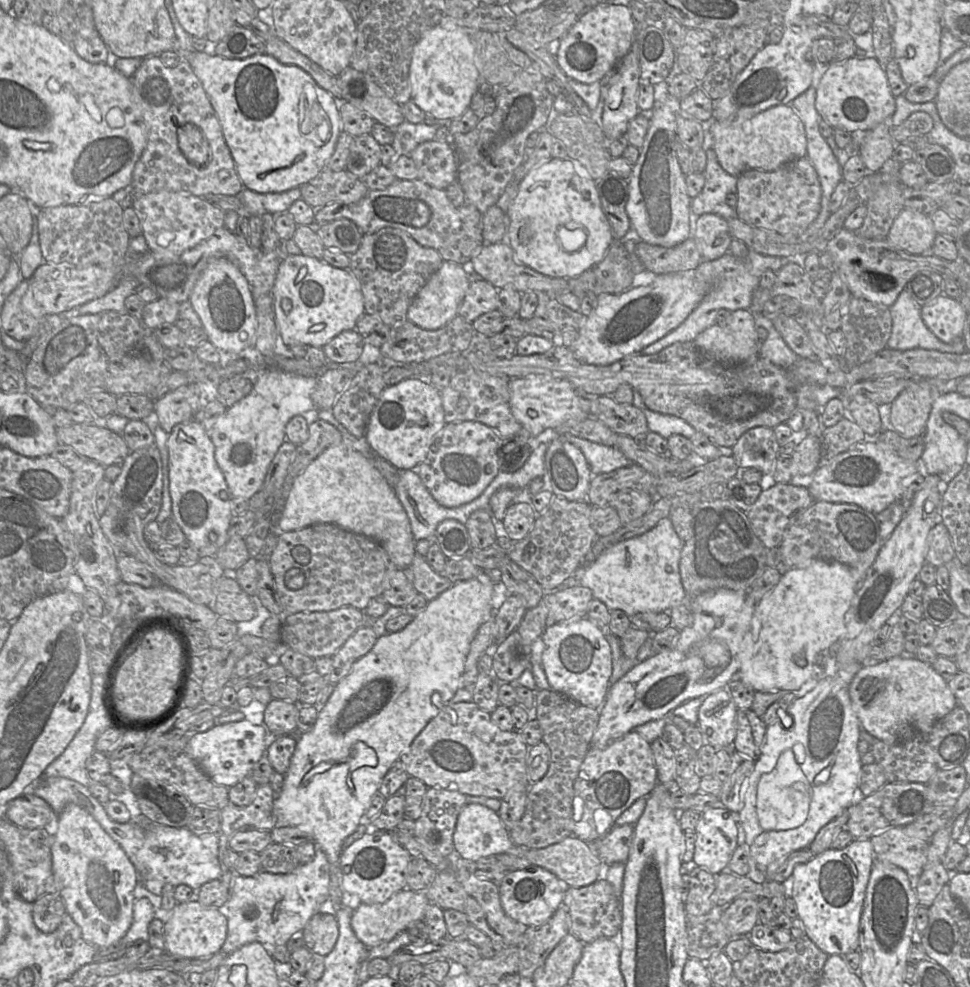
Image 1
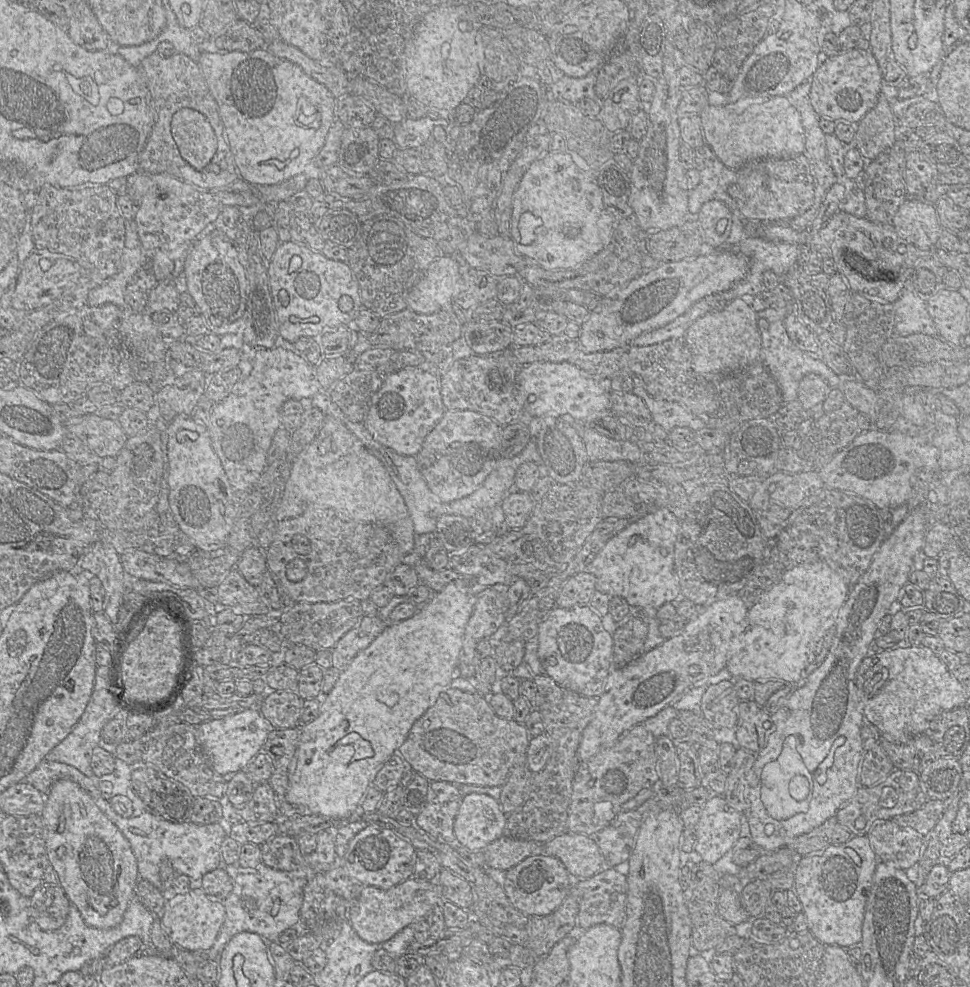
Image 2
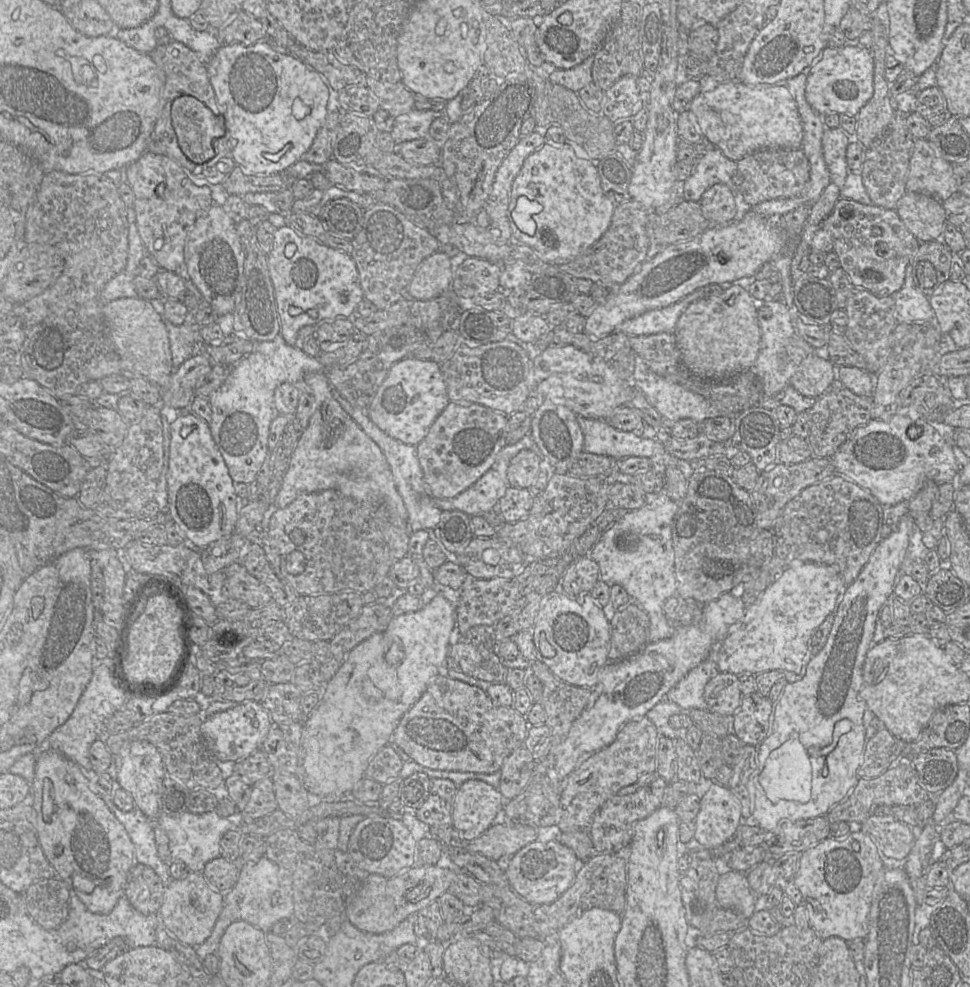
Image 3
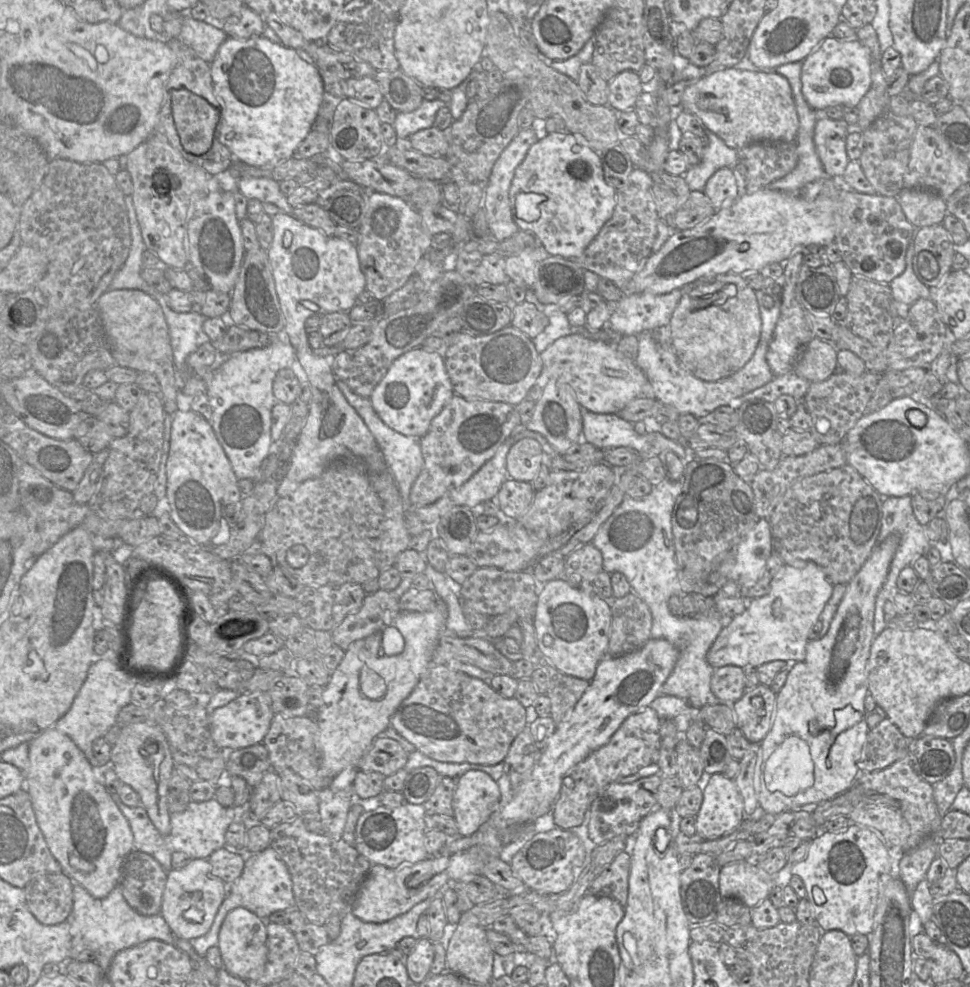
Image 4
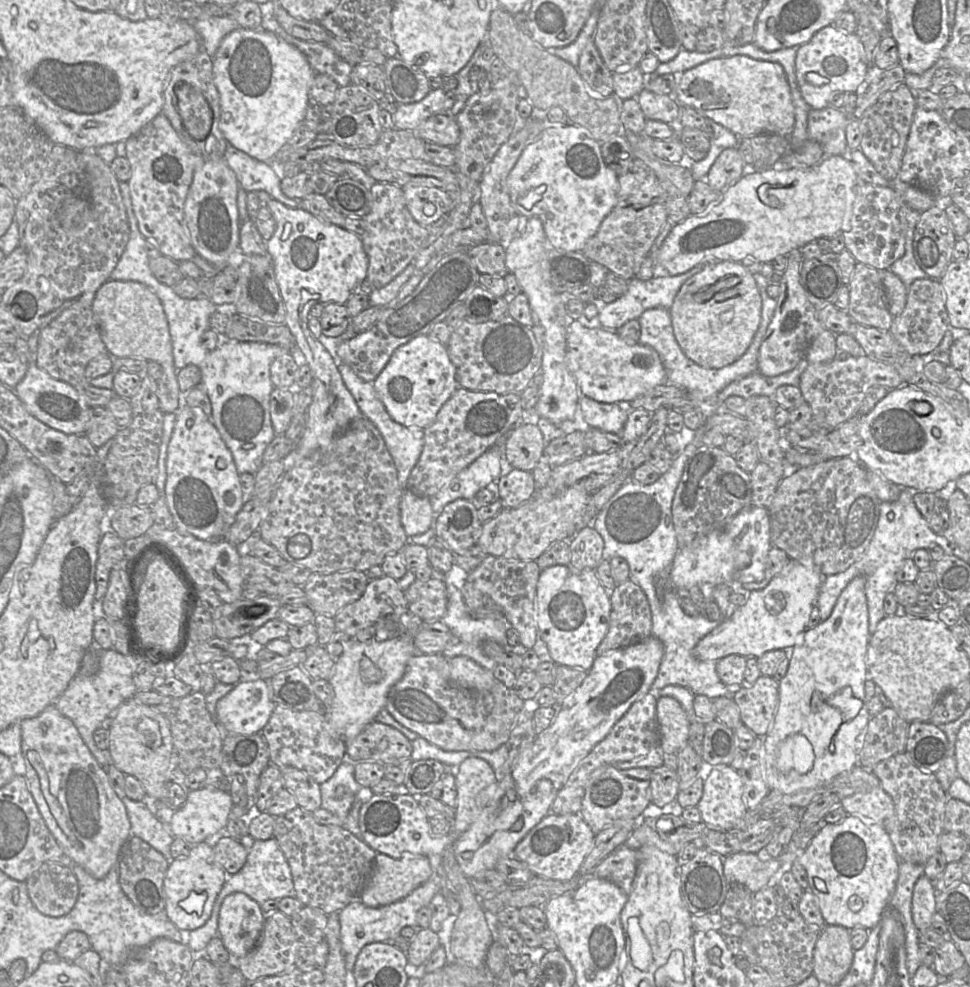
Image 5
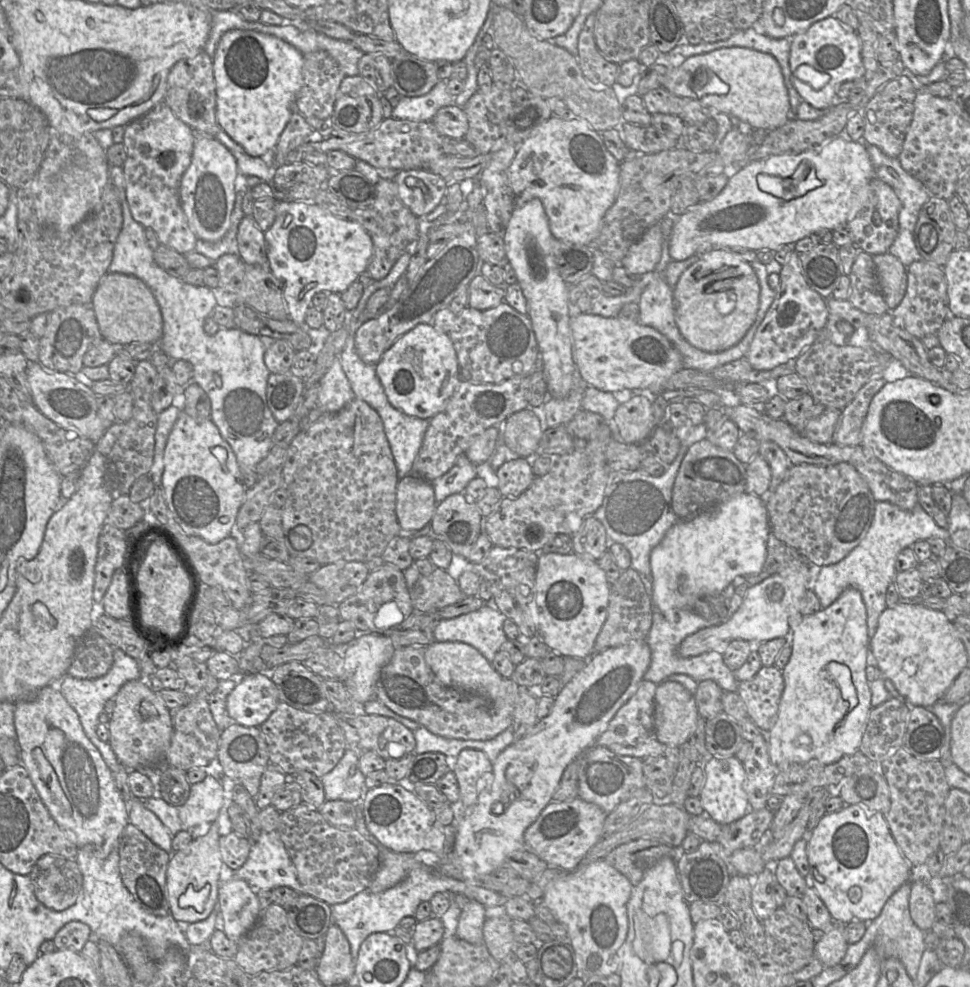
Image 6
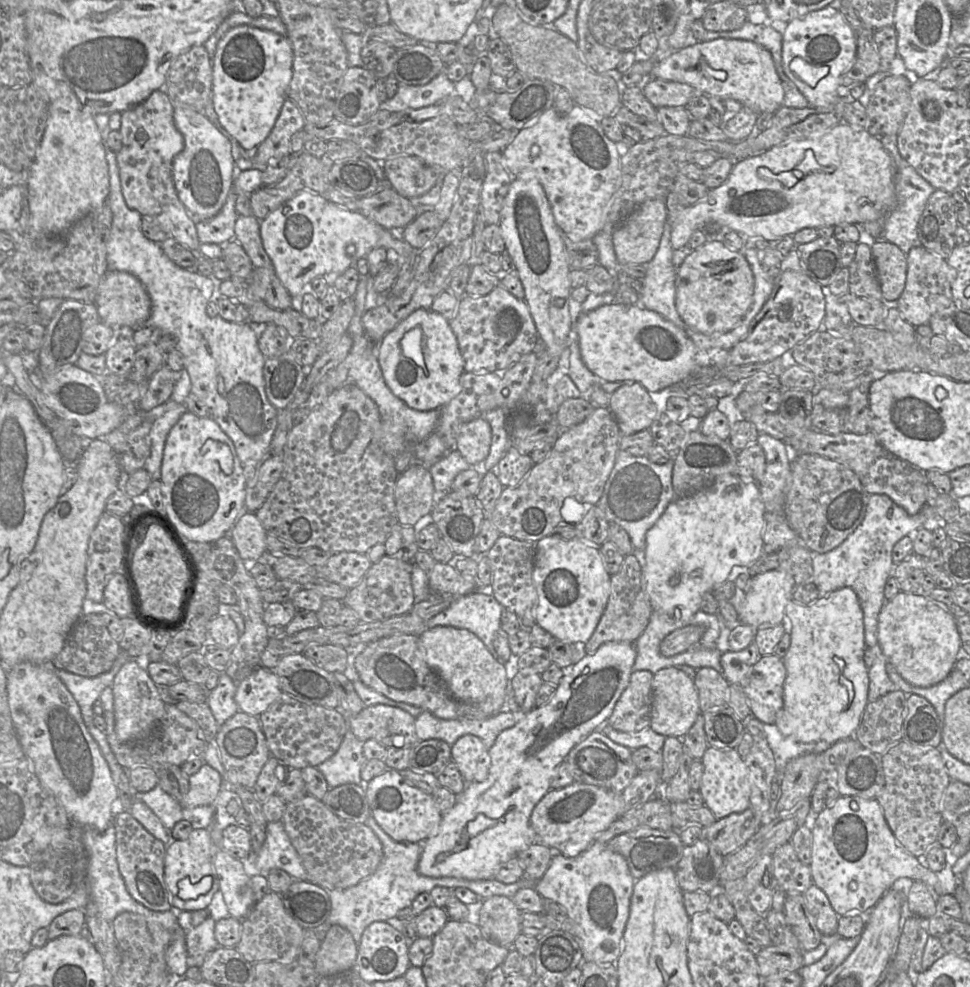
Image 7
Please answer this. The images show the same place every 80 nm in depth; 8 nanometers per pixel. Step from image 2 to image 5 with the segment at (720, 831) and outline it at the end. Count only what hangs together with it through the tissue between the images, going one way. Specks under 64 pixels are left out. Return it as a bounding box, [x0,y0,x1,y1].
[697,765,749,831]

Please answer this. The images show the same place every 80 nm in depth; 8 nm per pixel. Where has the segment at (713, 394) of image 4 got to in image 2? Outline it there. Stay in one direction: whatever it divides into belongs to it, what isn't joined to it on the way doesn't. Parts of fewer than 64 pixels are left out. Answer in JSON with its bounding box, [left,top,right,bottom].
[634,307,841,432]

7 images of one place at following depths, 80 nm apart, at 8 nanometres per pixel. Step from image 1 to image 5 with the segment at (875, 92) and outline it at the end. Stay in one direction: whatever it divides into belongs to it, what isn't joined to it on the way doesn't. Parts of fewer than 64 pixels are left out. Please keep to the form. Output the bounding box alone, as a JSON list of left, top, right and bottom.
[795,25,868,109]

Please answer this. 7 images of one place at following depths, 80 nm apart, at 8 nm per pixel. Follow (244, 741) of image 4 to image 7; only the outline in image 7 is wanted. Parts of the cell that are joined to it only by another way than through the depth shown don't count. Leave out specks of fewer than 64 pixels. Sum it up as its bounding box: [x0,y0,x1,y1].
[235,666,281,717]

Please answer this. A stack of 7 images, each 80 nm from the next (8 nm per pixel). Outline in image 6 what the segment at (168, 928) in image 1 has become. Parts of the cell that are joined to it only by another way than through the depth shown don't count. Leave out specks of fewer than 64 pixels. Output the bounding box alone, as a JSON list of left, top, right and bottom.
[166,815,226,922]

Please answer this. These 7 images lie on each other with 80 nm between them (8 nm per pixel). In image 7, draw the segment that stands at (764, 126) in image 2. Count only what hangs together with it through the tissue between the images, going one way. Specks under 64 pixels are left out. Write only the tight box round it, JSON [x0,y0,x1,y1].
[650,38,784,115]

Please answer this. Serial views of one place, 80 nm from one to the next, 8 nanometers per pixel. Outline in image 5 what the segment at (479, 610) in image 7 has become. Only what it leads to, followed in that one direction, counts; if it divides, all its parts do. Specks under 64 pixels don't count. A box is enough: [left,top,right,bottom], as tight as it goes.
[432,570,527,671]

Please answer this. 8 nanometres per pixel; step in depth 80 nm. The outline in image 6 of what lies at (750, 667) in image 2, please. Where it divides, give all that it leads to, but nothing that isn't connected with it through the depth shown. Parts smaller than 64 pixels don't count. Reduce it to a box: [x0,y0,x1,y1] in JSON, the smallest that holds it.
[677,559,810,657]

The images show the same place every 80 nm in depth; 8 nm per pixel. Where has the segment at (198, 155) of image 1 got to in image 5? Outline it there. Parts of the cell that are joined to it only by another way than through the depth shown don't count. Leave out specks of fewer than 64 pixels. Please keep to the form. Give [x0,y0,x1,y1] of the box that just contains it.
[177,84,212,141]

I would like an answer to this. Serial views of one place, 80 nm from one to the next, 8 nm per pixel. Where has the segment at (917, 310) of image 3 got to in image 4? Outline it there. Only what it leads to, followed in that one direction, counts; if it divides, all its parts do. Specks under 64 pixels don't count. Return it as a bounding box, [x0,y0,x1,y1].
[890,236,930,306]

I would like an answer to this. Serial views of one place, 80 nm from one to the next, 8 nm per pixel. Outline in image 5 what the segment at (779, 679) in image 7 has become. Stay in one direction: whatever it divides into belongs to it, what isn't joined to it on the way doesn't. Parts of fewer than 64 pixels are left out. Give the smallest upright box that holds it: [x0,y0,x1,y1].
[734,675,779,737]

